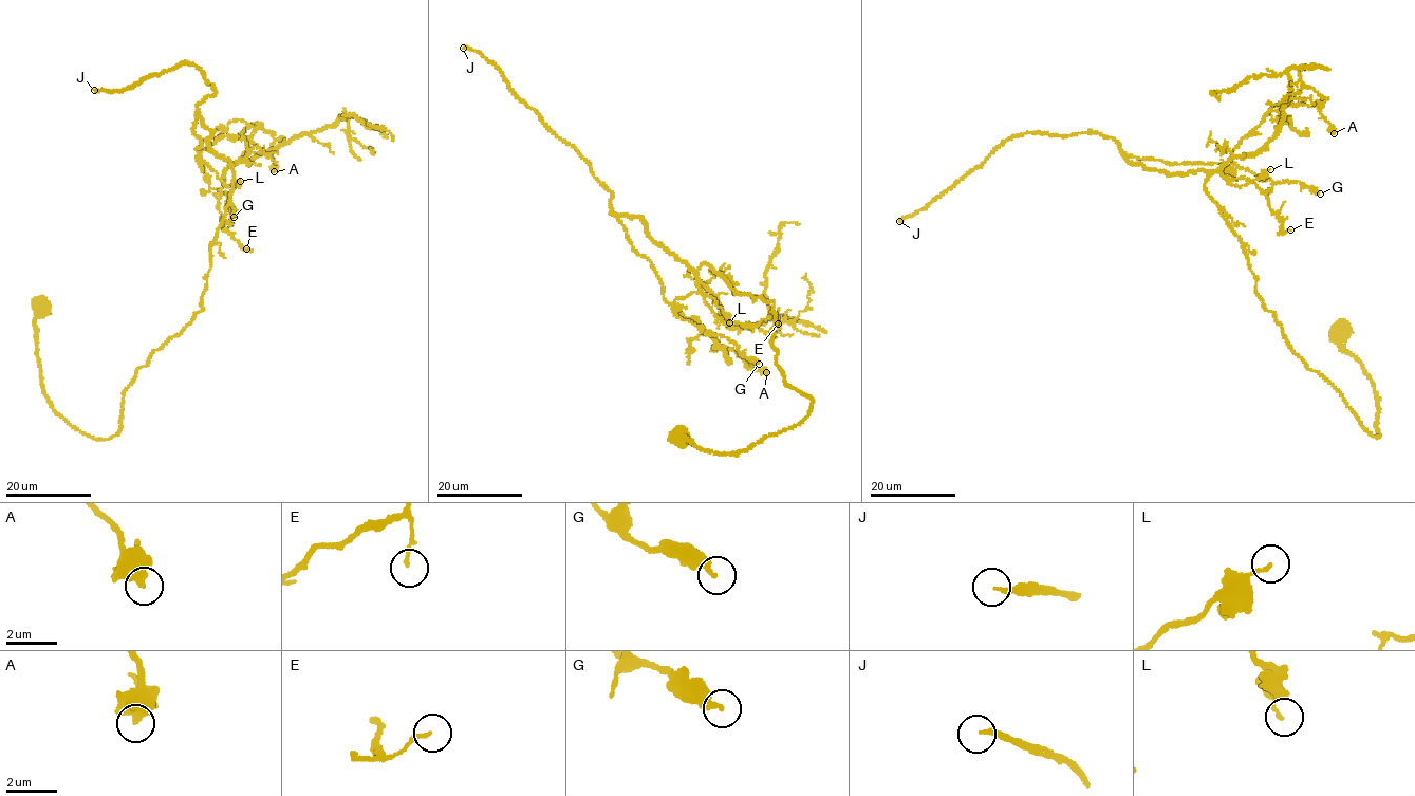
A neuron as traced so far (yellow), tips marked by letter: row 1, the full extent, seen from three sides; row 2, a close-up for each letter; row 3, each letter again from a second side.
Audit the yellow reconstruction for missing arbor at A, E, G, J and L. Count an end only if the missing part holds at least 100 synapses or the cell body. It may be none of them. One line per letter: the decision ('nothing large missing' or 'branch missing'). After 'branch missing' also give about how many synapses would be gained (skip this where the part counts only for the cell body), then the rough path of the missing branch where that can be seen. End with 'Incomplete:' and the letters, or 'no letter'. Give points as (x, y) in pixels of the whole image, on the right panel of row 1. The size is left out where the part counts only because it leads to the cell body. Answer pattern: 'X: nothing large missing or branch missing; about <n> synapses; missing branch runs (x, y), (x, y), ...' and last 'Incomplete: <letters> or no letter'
A: nothing large missing
E: nothing large missing
G: nothing large missing
J: branch missing; about 300 synapses
L: nothing large missing
Incomplete: J

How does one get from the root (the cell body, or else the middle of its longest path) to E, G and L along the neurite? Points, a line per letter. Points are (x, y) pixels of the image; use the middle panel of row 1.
E: (682, 438), (744, 449), (812, 403), (776, 363), (774, 303), (700, 264), (696, 283), (722, 321), (778, 324)
G: (682, 438), (744, 449), (812, 400), (776, 363), (774, 303), (618, 218), (674, 314), (759, 364)
L: (682, 438), (744, 449), (812, 400), (776, 363), (774, 303), (618, 218), (668, 302), (702, 292), (729, 322)

